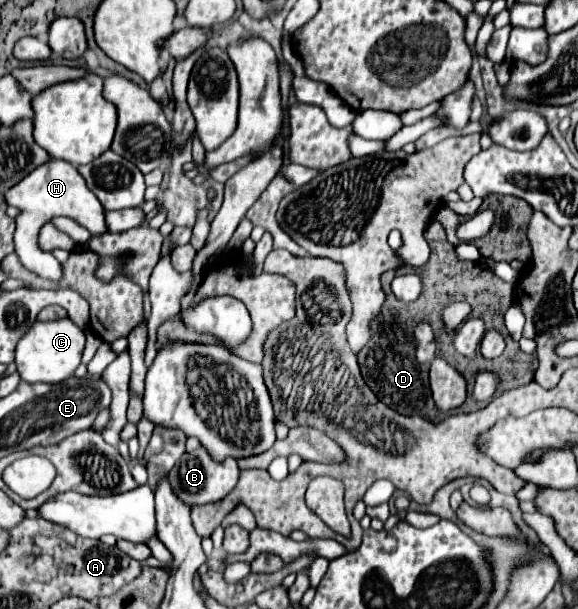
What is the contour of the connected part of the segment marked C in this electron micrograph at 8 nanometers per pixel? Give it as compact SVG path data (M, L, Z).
M58 319L48 323L36 321L16 347L16 371L26 383L62 383L72 377L76 367L82 363L84 345L86 329L76 327L70 319Z

